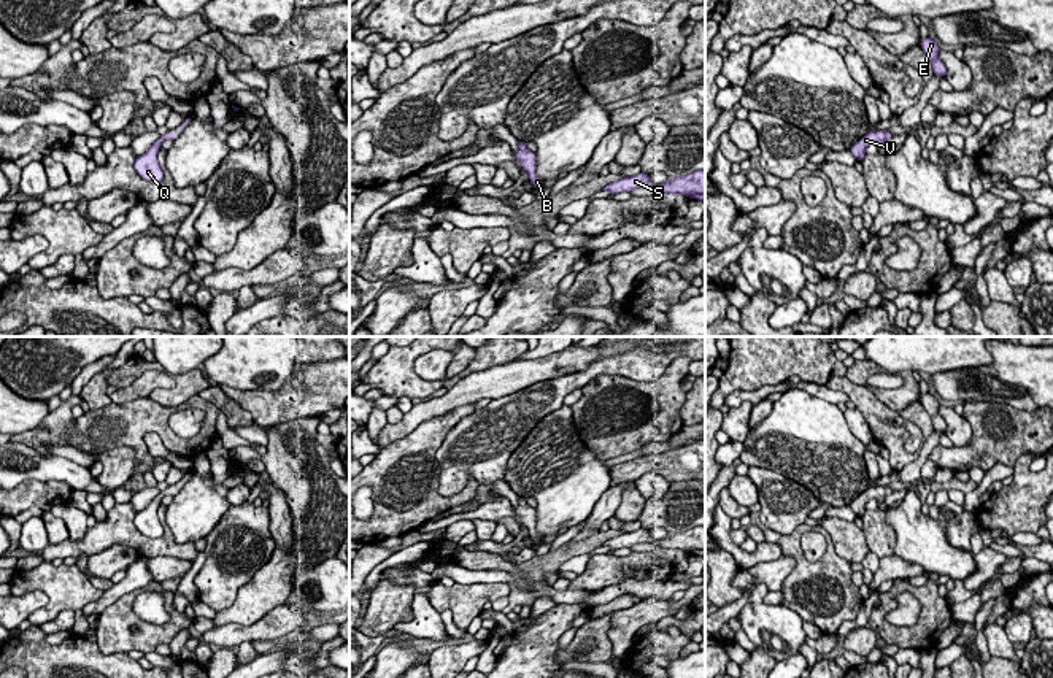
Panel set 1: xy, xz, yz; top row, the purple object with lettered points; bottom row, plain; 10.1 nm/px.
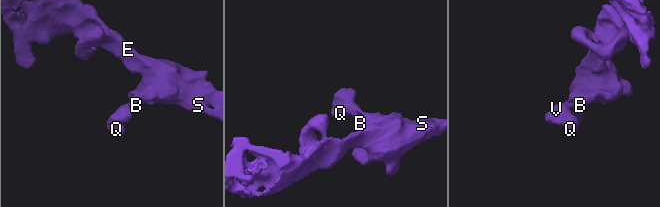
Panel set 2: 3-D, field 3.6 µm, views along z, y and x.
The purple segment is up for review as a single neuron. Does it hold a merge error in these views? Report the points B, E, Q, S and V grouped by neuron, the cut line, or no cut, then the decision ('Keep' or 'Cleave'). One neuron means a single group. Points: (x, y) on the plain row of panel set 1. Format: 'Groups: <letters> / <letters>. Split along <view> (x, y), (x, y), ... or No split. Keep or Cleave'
Groups: B E Q S V. No split. Keep

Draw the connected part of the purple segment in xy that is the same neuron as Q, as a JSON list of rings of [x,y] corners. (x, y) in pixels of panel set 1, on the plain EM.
[[[168,486],[165,491],[160,491],[159,495],[154,497],[143,511],[135,514],[135,526],[143,535],[151,538],[159,538],[164,535],[164,527],[157,516],[157,510],[164,495],[176,495],[176,494],[178,492],[175,491],[175,487]]]

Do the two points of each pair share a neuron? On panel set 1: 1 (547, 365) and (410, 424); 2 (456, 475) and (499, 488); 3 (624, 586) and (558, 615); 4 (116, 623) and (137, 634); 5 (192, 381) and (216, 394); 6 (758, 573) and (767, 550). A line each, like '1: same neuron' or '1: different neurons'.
1: same neuron
2: different neurons
3: different neurons
4: same neuron
5: different neurons
6: different neurons

